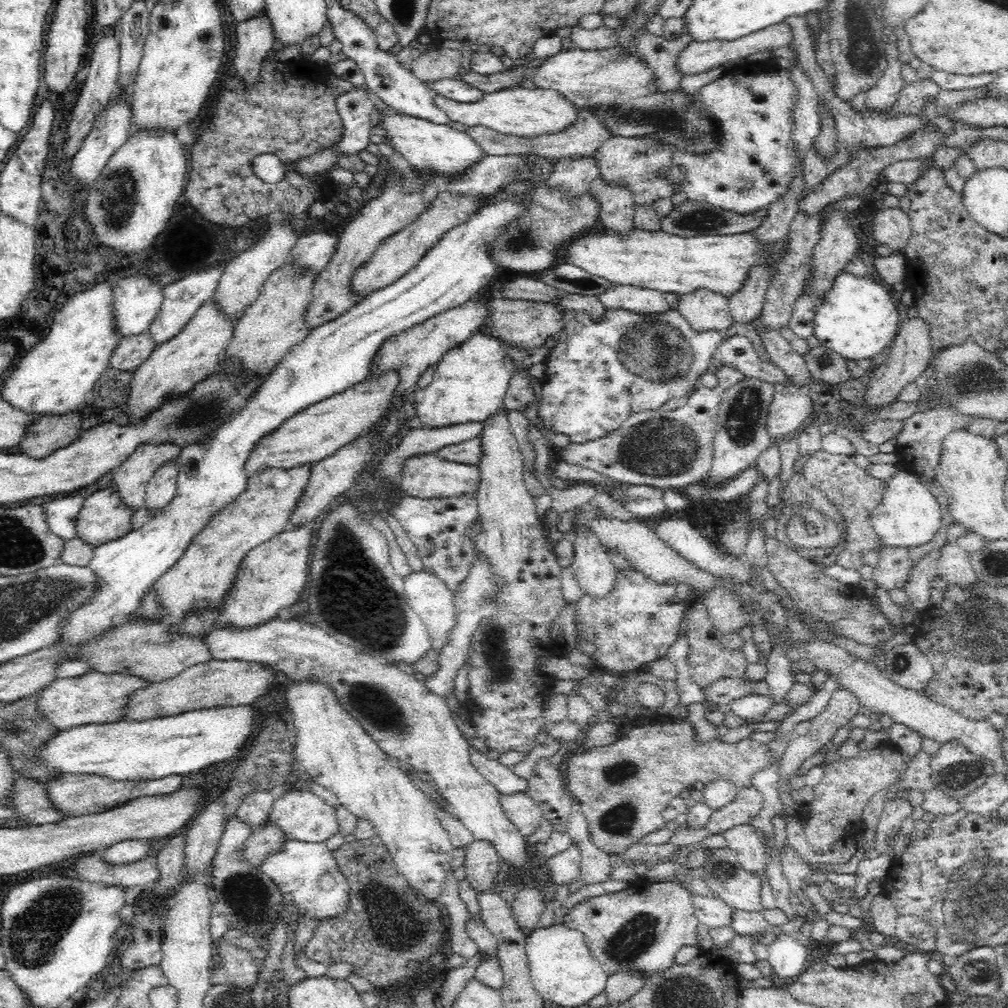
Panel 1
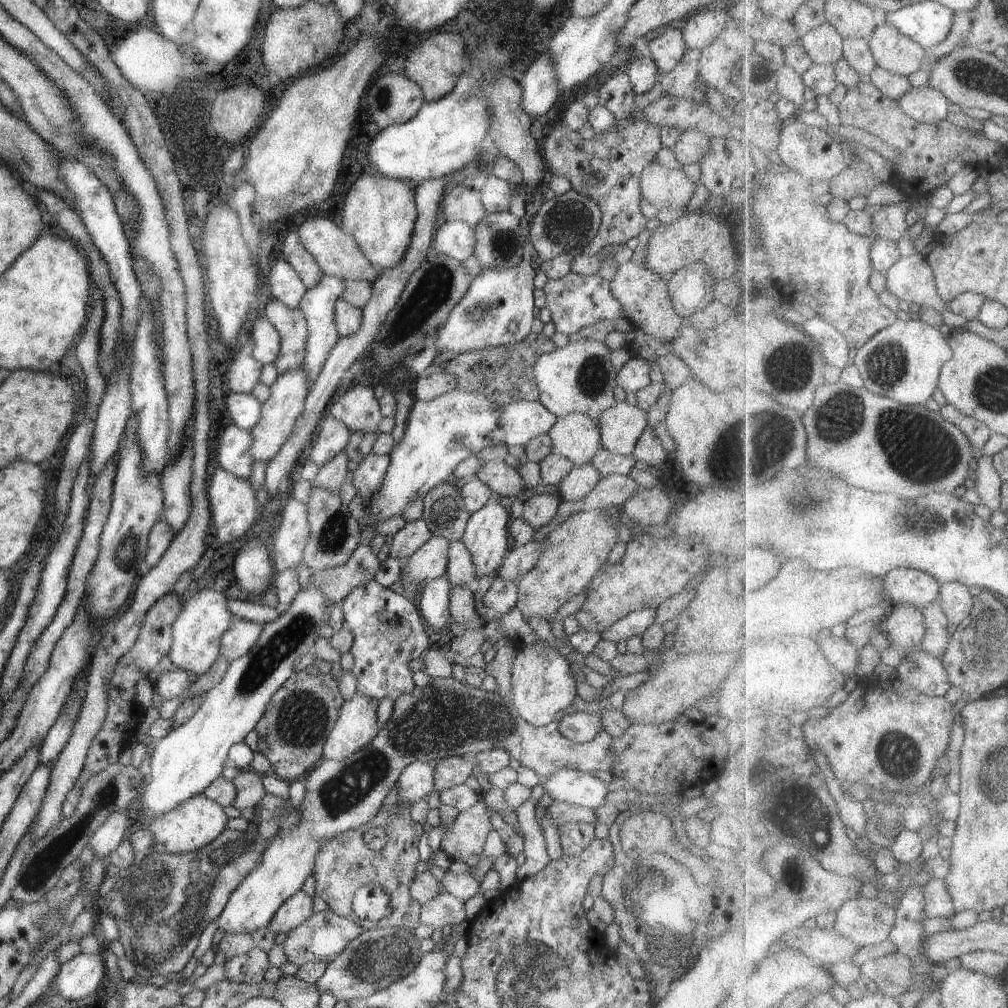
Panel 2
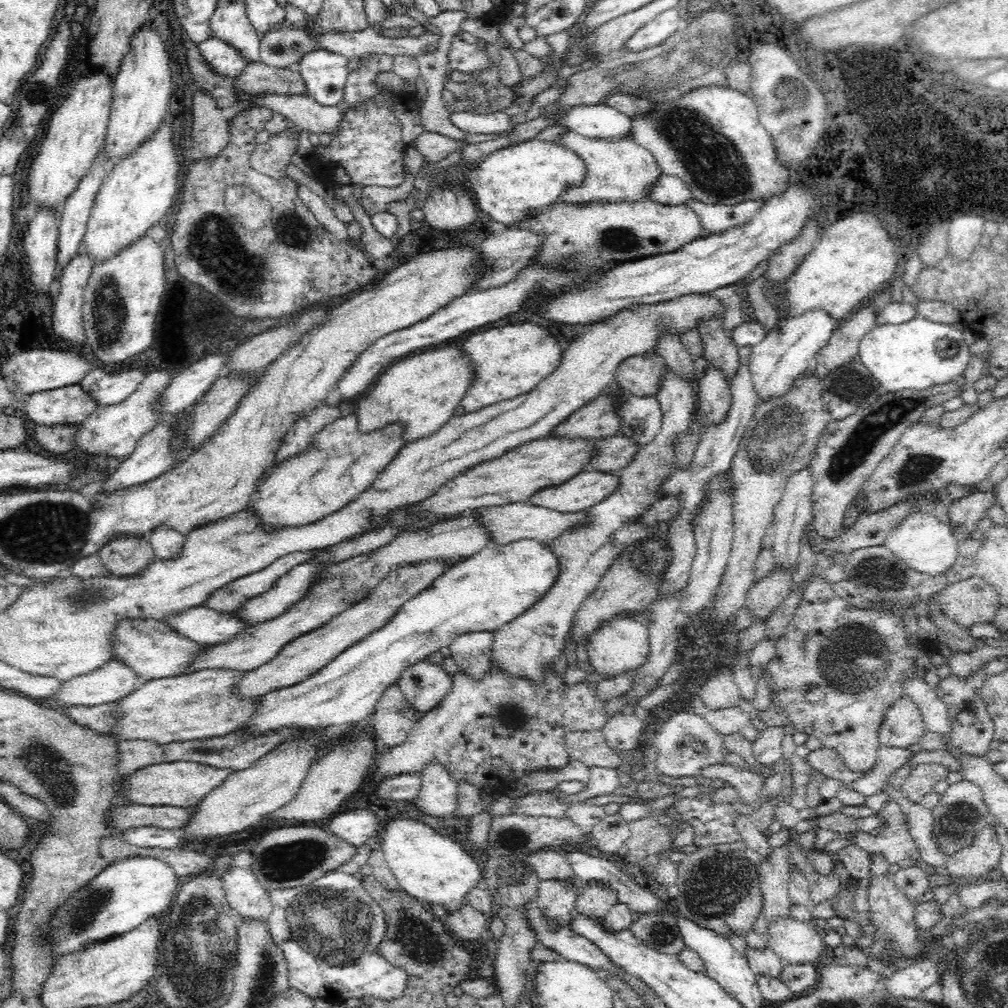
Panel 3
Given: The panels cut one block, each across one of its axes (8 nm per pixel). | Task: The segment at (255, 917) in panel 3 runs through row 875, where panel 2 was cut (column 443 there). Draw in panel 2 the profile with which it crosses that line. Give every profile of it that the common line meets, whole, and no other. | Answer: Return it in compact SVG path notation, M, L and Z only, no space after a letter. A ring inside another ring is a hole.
M446 221L434 234L432 247L436 254L466 260L474 252L474 229L462 221Z

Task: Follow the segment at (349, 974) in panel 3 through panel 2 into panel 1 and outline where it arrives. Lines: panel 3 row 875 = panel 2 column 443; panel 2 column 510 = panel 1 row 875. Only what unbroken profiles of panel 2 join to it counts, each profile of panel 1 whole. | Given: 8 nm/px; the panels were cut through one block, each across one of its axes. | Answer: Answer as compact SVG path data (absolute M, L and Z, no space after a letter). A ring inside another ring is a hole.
M284 841L281 851L268 855L258 866L281 890L283 898L297 906L302 918L312 917L320 923L340 918L348 908L348 881L334 858L333 851L321 842Z

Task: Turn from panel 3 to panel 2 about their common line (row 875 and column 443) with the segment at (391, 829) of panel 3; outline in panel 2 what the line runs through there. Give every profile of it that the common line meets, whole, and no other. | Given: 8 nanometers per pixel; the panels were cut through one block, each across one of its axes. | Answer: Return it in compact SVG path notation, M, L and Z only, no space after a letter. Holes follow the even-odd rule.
M452 389L430 402L416 400L408 412L408 424L406 424L402 442L394 444L392 452L388 454L390 466L386 470L386 478L382 480L384 484L380 486L380 492L376 492L368 500L368 504L362 504L369 518L365 522L365 527L375 531L381 523L393 516L401 515L408 508L408 504L412 504L412 500L416 500L418 496L424 498L431 488L450 481L452 472L456 470L458 464L478 454L482 448L496 444L525 446L534 437L548 433L556 424L557 418L548 412L540 401L506 400L500 402L479 392L464 392L464 390Z

